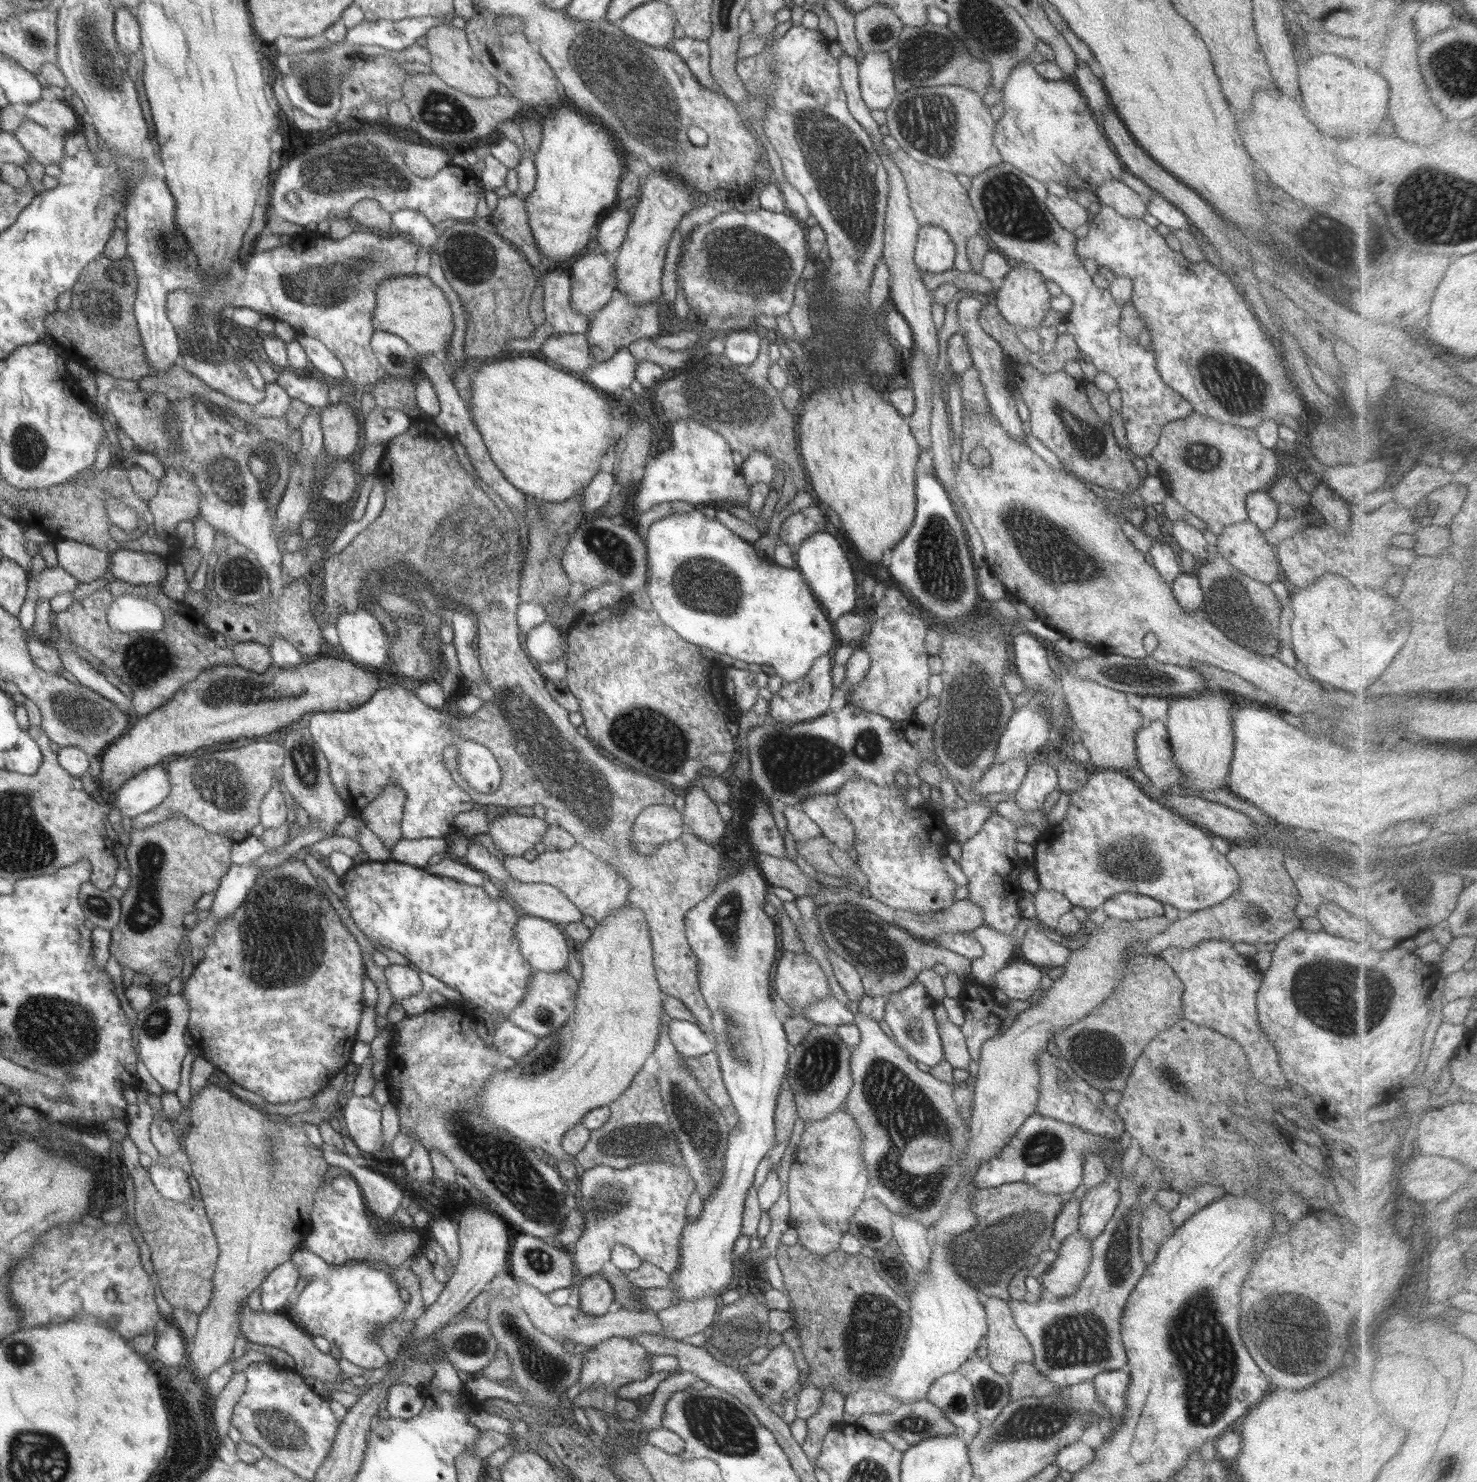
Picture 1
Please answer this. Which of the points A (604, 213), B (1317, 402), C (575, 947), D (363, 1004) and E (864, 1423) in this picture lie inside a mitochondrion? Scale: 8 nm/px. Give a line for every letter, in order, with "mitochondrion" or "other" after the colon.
A: other
B: other
C: other
D: other
E: other

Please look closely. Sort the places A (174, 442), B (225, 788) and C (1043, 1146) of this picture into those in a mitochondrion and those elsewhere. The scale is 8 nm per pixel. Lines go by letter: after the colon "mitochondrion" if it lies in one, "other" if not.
A: mitochondrion
B: mitochondrion
C: mitochondrion

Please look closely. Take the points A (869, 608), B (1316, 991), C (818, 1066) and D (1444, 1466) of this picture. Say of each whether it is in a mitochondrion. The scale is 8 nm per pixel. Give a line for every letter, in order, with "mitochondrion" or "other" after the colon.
A: other
B: mitochondrion
C: mitochondrion
D: mitochondrion

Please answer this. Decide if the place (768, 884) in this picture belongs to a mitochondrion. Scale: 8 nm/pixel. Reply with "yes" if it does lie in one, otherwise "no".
no

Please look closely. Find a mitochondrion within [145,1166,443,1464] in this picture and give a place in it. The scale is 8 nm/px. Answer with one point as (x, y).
(276, 1430)

